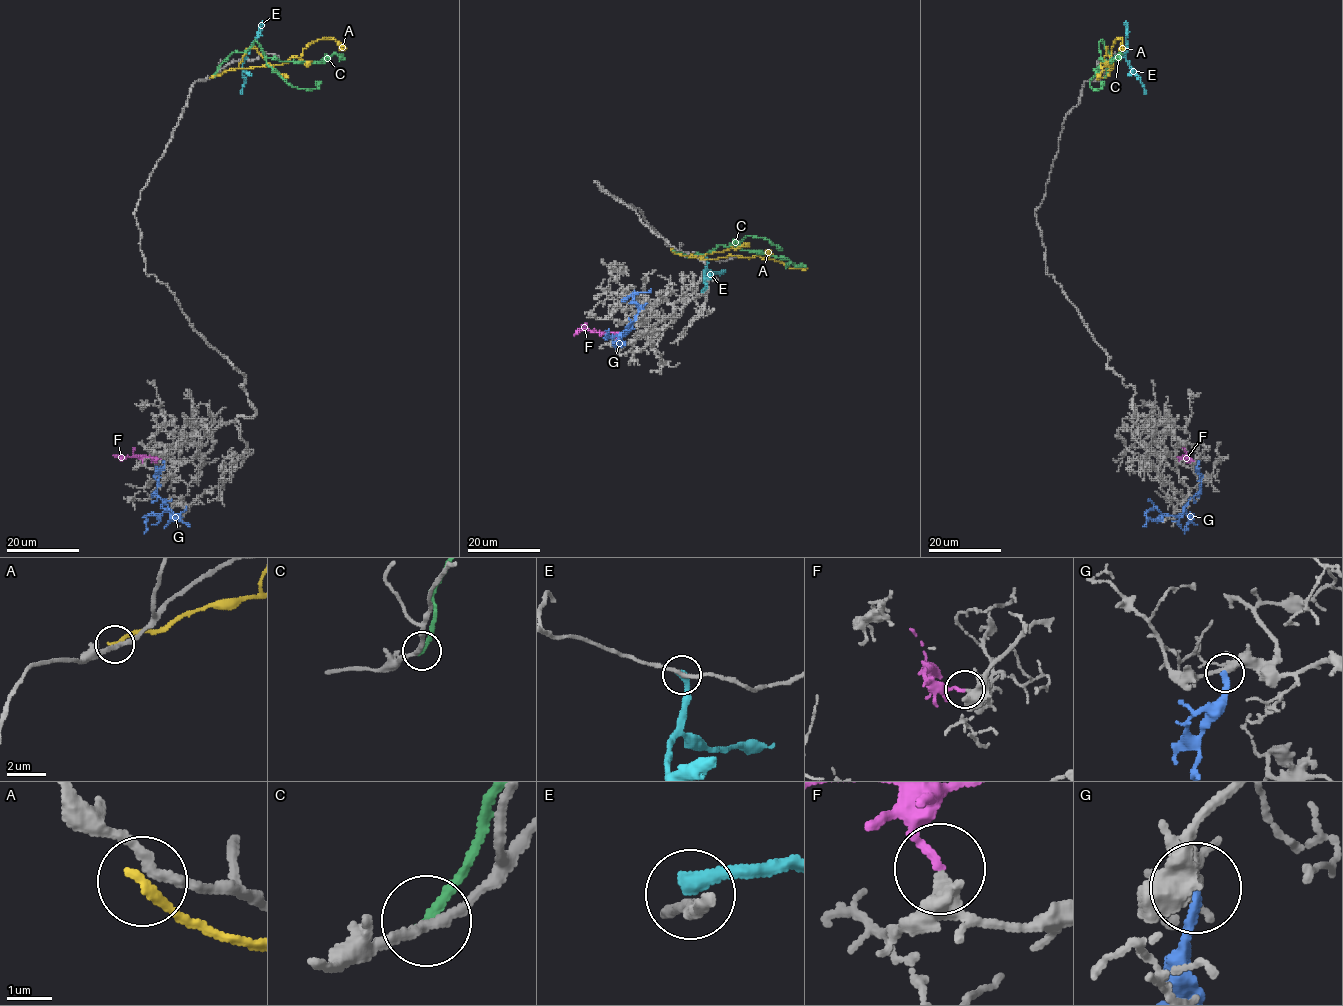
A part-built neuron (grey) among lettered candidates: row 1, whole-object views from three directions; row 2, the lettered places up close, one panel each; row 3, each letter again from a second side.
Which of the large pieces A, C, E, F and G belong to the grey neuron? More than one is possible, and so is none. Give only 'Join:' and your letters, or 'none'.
Join: F

